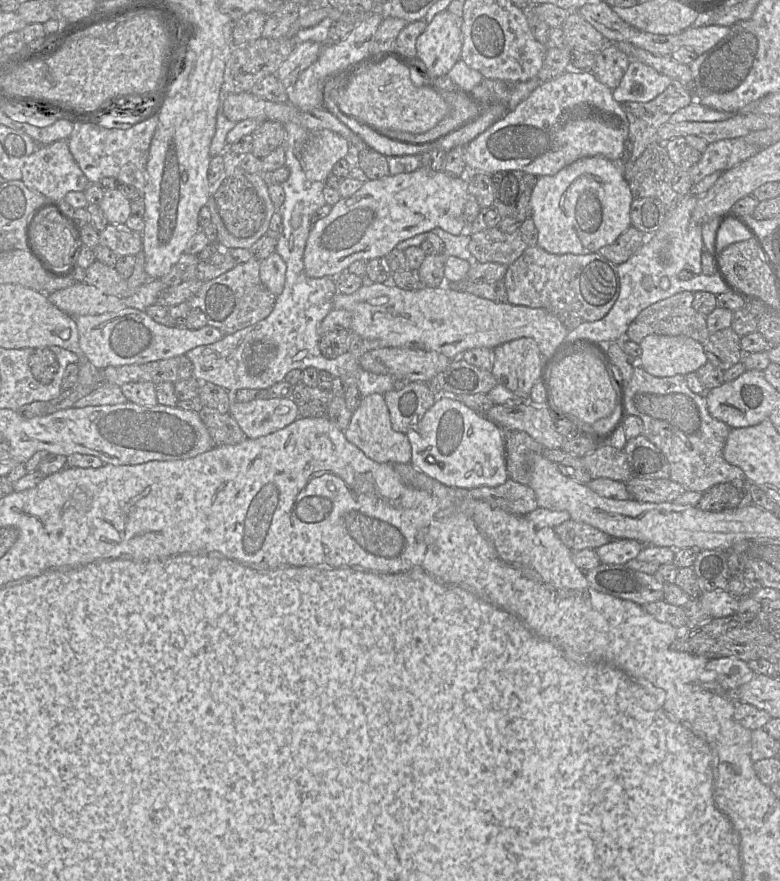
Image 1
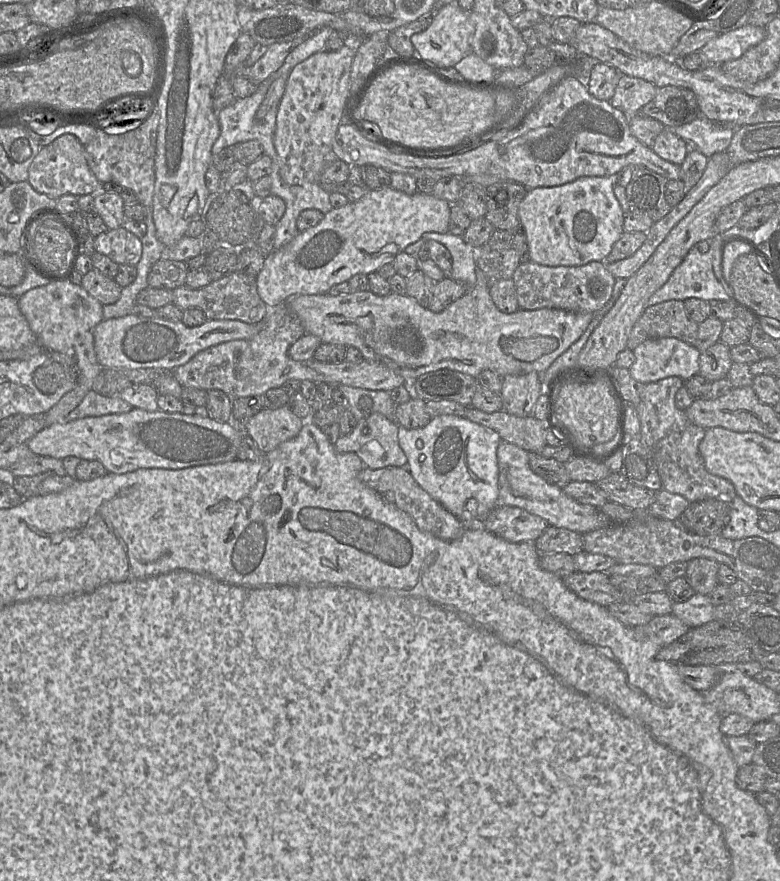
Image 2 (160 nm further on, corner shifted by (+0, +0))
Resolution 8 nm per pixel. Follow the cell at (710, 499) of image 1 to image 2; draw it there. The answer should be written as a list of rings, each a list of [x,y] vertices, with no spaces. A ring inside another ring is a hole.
[[[710,498],[689,503],[676,522],[695,535],[716,535],[728,524],[730,513],[731,502]]]

